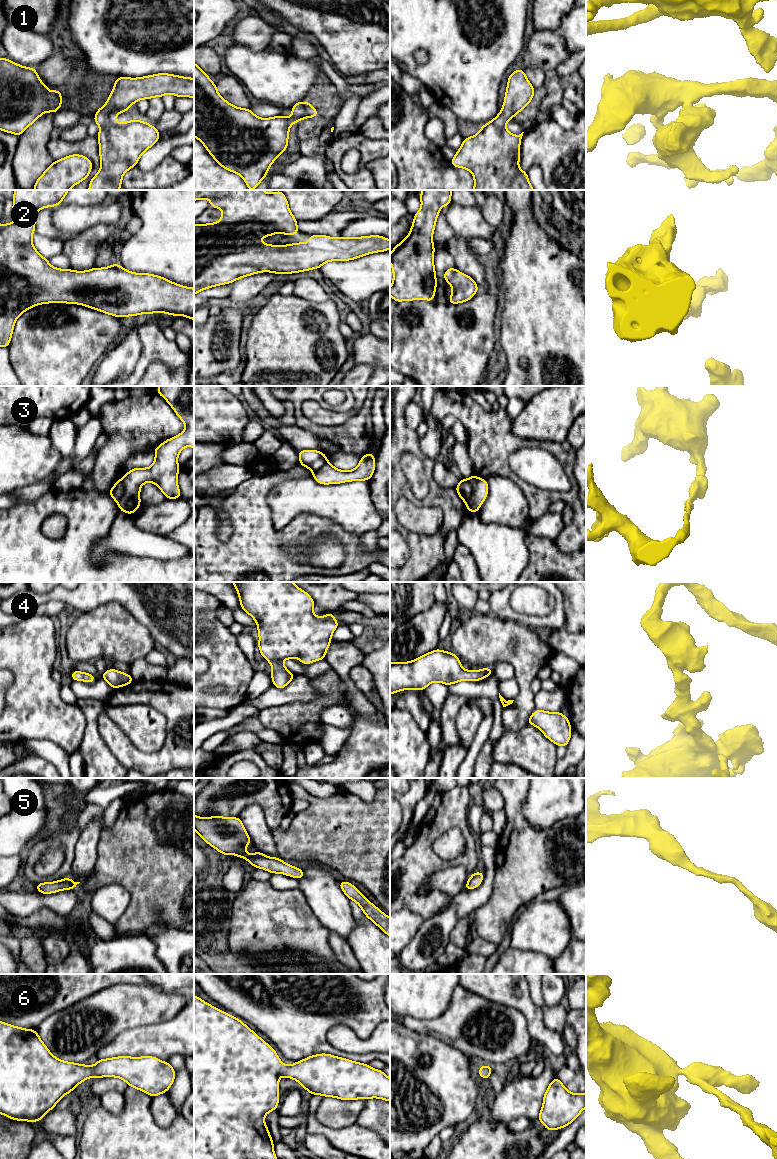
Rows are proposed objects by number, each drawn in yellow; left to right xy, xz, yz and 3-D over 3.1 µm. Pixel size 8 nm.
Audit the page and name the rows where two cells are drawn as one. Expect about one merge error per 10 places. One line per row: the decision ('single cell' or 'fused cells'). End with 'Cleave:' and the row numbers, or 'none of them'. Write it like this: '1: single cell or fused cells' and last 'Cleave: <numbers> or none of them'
1: single cell
2: single cell
3: fused cells
4: single cell
5: single cell
6: single cell
Cleave: 3

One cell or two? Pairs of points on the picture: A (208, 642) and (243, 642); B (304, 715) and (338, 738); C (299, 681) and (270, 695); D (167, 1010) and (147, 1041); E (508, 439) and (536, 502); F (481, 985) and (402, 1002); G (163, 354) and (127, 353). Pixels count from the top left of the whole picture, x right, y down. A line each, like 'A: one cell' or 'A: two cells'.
A: two cells
B: two cells
C: one cell
D: two cells
E: one cell
F: two cells
G: two cells

